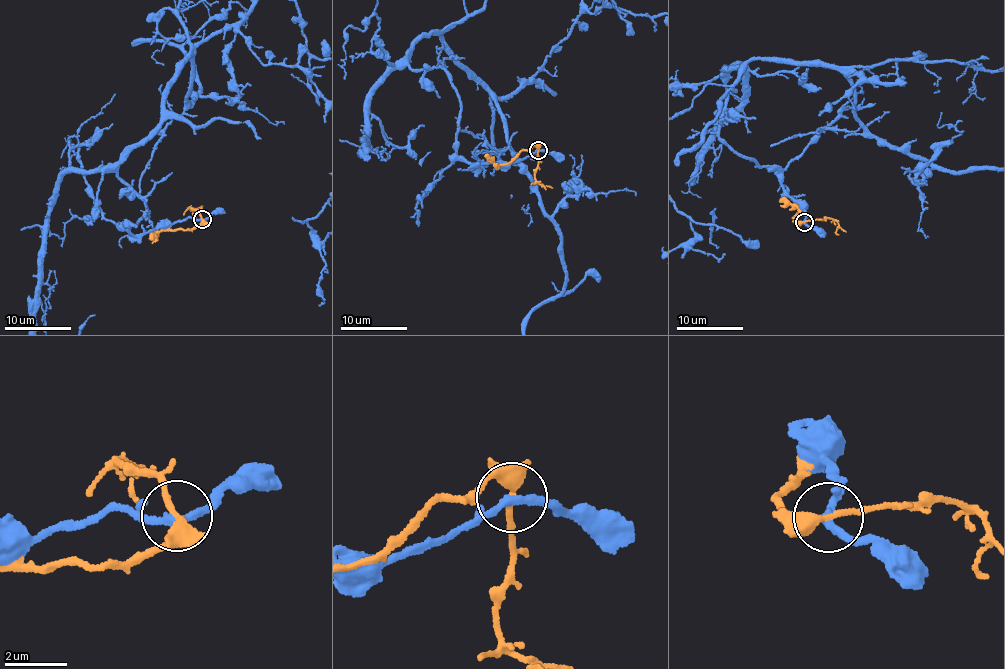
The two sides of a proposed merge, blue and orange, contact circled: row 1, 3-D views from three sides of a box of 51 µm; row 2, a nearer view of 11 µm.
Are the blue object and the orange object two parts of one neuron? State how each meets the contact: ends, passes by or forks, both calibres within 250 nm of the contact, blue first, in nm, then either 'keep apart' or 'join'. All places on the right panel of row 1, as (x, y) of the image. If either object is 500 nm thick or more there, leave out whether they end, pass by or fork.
blue passes by; orange passes by; calibres 240 and 300 nm; keep apart

